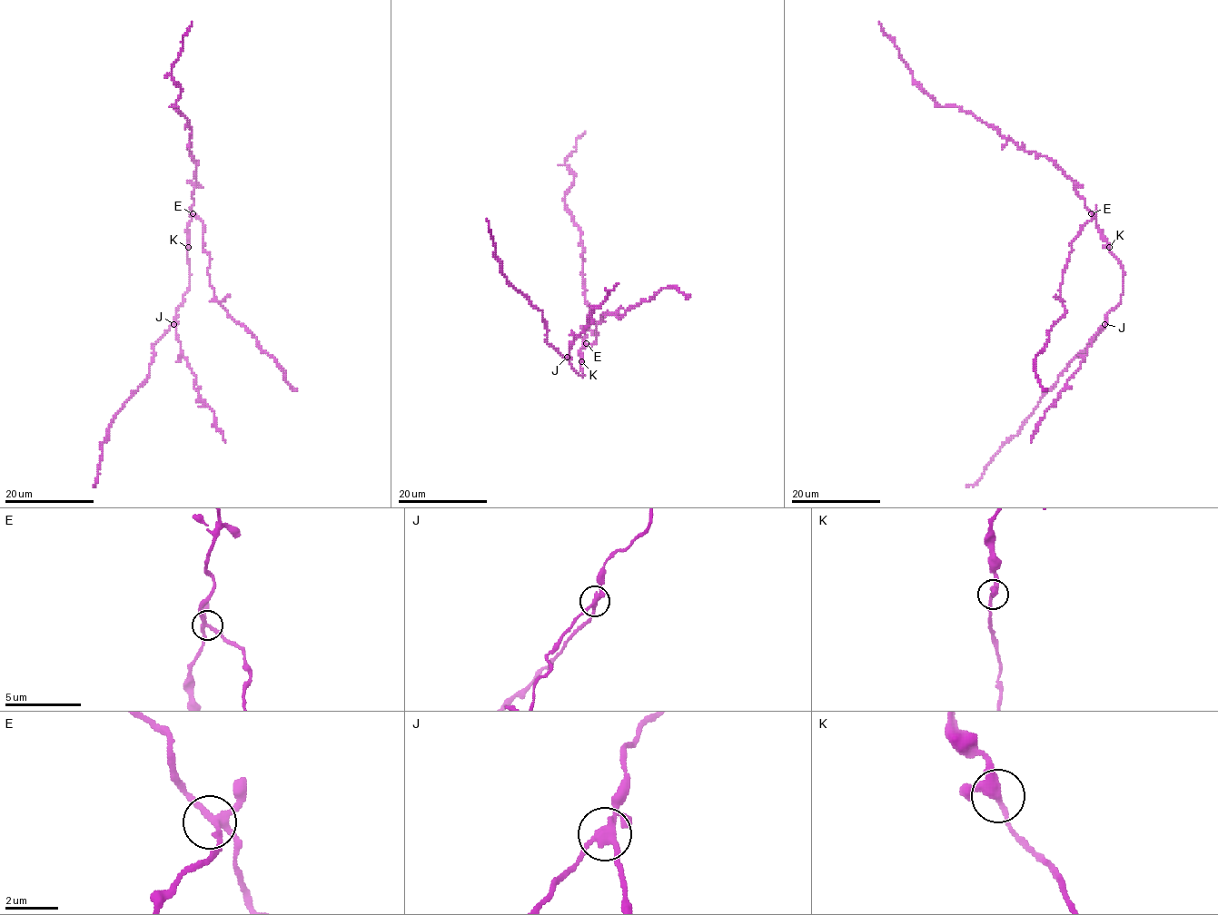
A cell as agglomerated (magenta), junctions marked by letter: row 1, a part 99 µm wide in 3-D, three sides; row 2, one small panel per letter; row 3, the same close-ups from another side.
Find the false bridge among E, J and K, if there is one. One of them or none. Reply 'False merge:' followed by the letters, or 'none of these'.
False merge: J

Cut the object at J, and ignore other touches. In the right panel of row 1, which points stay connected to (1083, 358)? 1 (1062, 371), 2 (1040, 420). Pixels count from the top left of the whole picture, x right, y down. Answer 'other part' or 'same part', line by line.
1: other part
2: same part

